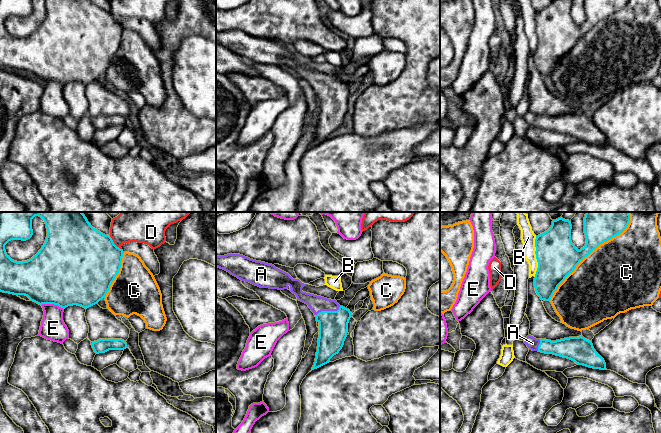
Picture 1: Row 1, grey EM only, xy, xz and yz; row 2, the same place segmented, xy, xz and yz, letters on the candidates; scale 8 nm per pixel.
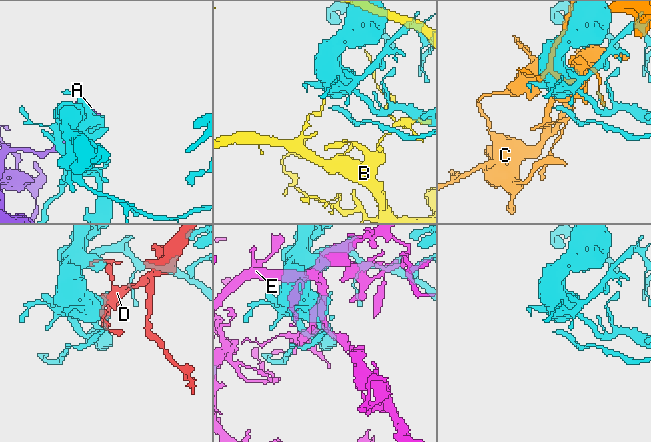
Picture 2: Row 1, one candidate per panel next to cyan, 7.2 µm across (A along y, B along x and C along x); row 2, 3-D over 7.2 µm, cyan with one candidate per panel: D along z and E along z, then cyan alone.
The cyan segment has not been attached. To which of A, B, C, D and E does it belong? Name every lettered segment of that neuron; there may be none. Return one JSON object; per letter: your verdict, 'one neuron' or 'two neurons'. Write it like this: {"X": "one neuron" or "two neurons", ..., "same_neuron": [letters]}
{"A": "one neuron", "B": "two neurons", "C": "two neurons", "D": "two neurons", "E": "two neurons", "same_neuron": ["A"]}

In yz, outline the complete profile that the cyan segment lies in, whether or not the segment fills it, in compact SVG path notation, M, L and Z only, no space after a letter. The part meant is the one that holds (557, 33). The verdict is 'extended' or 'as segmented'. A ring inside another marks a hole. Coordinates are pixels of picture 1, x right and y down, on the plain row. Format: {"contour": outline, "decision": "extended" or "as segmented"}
{"contour": "M552 0L544 9L536 12L536 35L538 44L534 54L534 63L541 76L550 77L558 62L574 47L576 42L600 20L622 9L628 0L584 0L586 20L578 26L571 17L571 0Z", "decision": "as segmented"}

